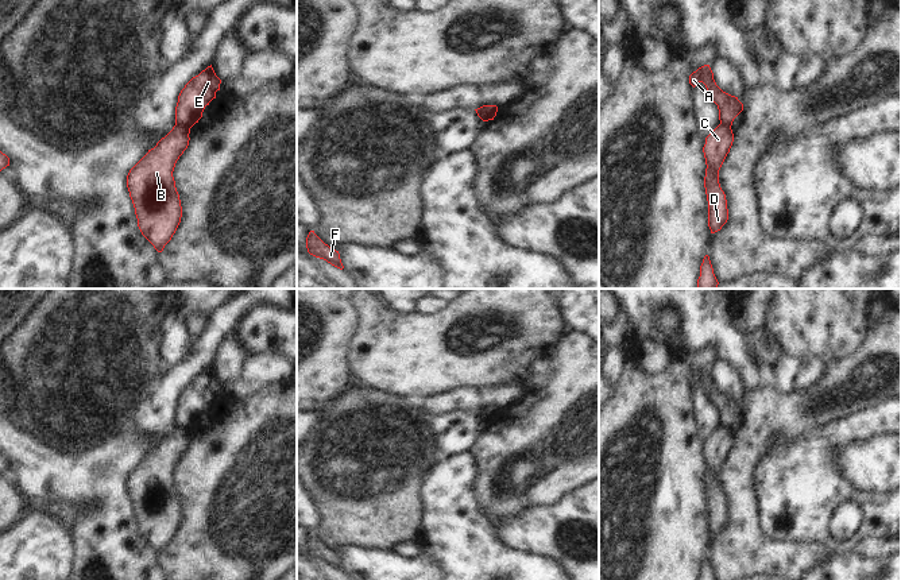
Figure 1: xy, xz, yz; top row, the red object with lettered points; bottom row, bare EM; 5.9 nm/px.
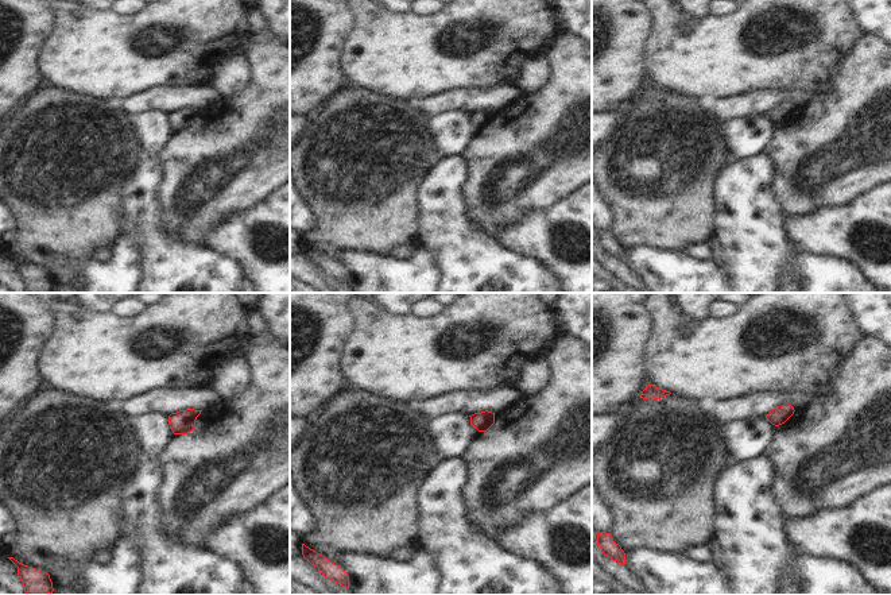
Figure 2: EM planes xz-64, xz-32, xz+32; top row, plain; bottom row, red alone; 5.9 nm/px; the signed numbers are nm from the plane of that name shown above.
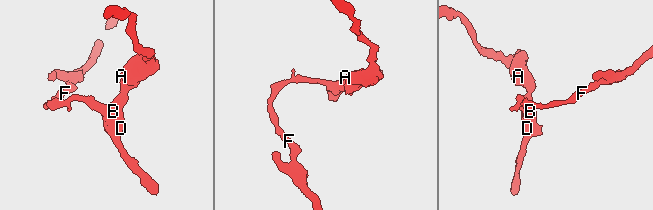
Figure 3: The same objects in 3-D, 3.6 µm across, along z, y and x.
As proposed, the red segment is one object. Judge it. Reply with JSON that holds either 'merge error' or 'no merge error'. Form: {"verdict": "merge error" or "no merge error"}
{"verdict": "merge error"}

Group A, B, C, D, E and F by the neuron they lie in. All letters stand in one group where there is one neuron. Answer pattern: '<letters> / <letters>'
A E / B C D F

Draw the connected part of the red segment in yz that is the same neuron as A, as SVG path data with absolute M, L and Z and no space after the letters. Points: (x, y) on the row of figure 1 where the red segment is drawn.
M709 65L699 67L689 76L689 84L695 88L703 82L711 96L711 100L718 105L720 124L732 125L734 119L743 111L743 104L738 97L723 92L714 80L714 73Z

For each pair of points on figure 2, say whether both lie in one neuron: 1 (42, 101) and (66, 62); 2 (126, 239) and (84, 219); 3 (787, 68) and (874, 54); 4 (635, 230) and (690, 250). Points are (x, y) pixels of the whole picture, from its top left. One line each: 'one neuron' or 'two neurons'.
1: two neurons
2: two neurons
3: two neurons
4: two neurons

